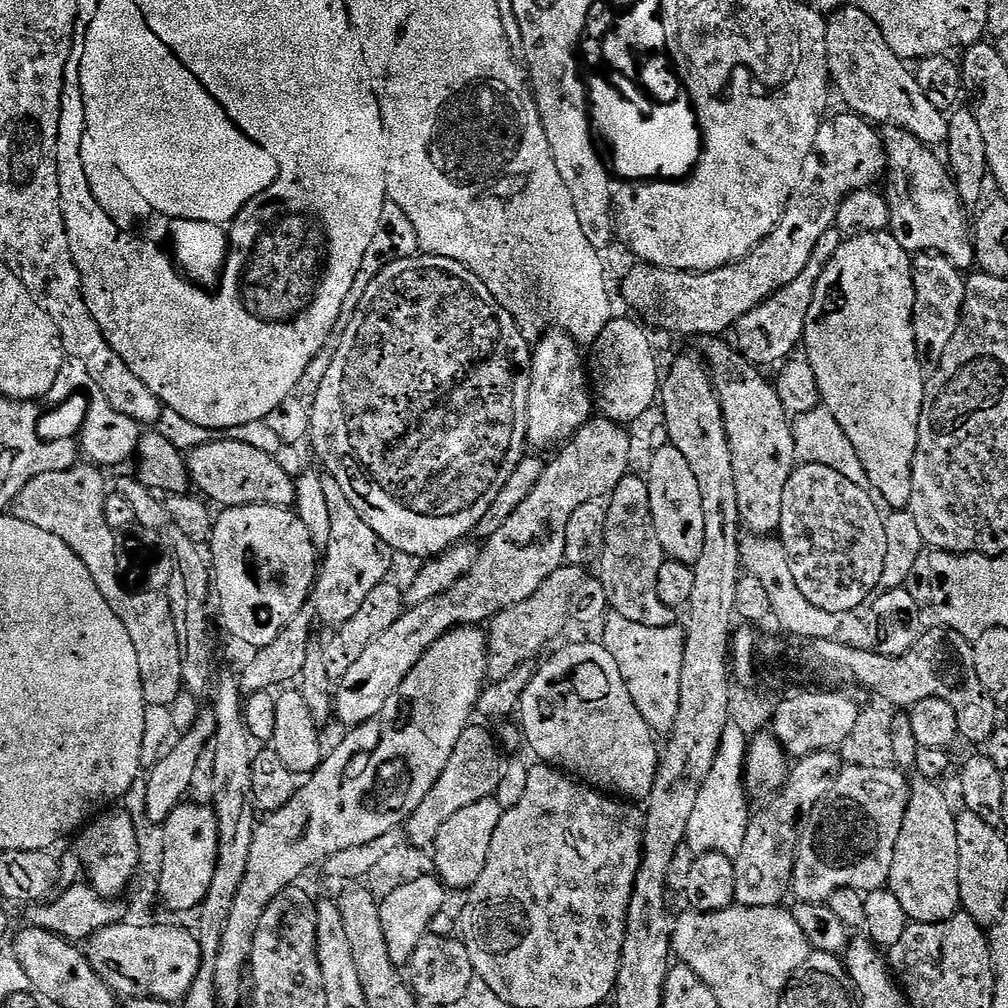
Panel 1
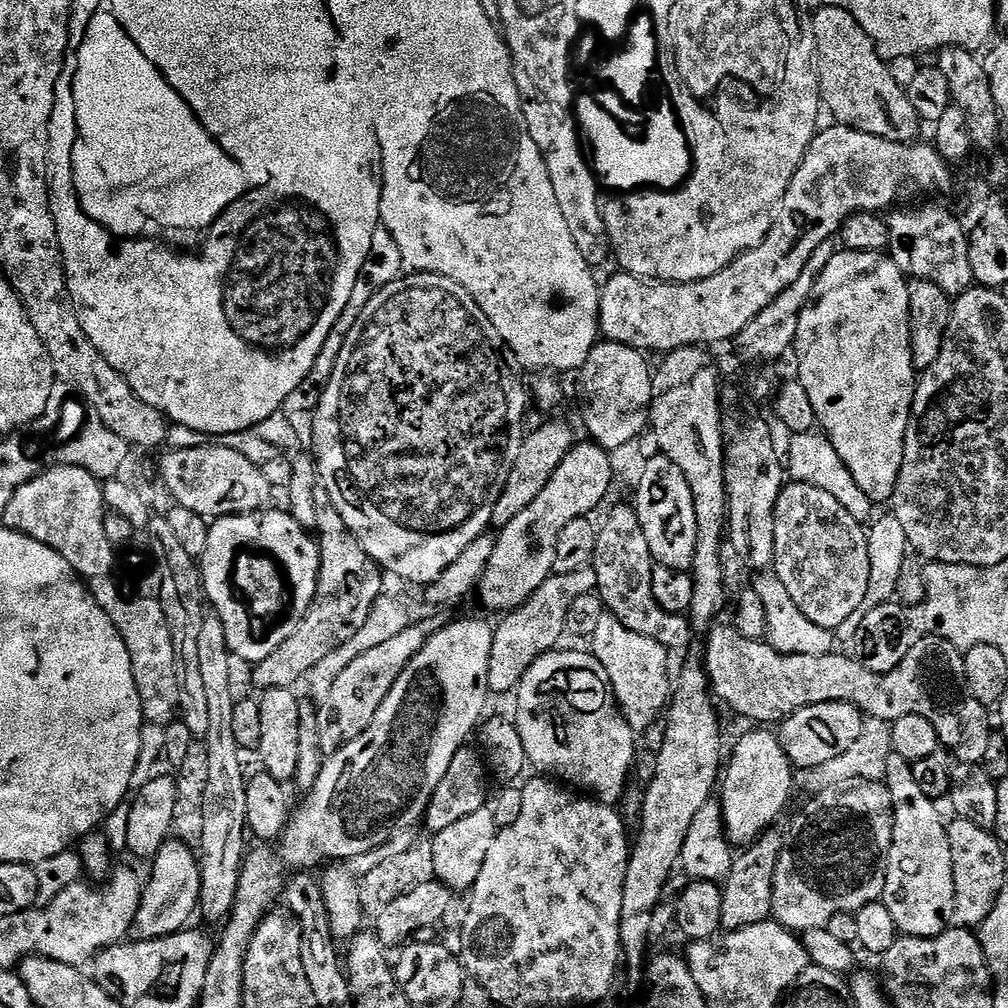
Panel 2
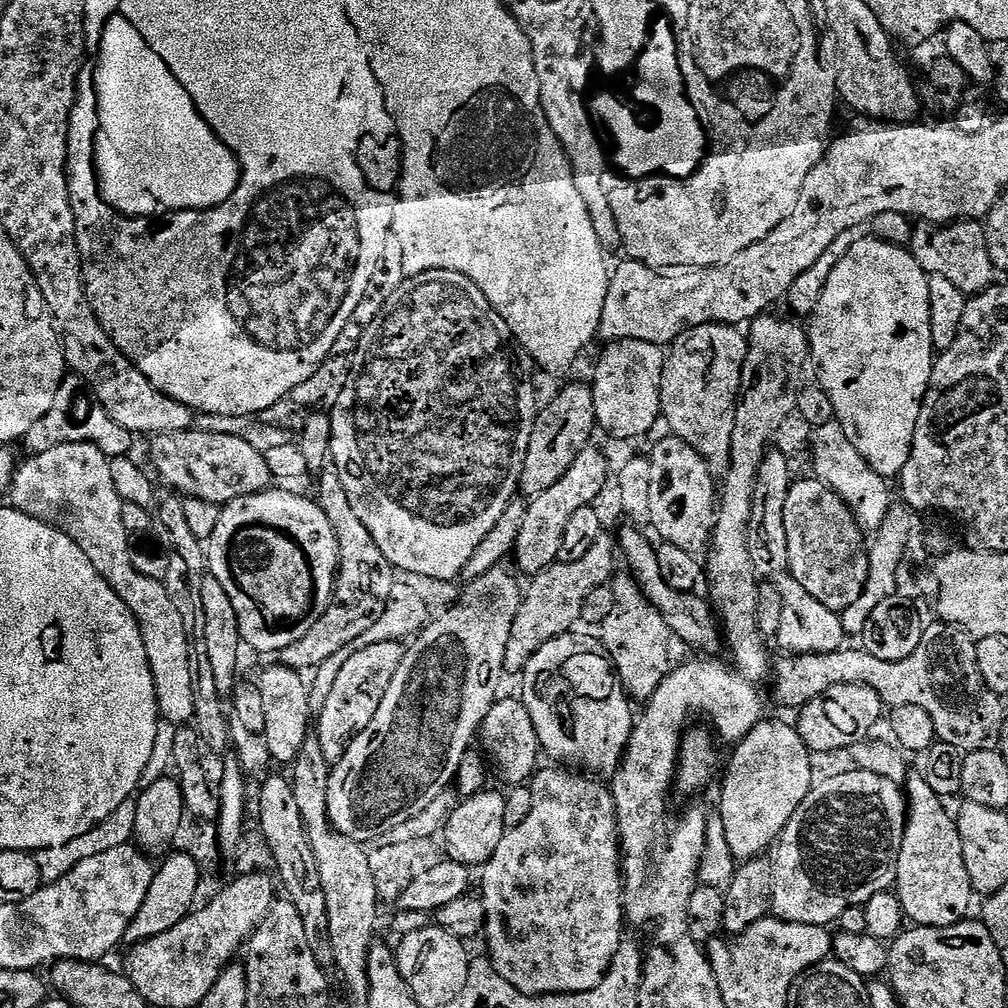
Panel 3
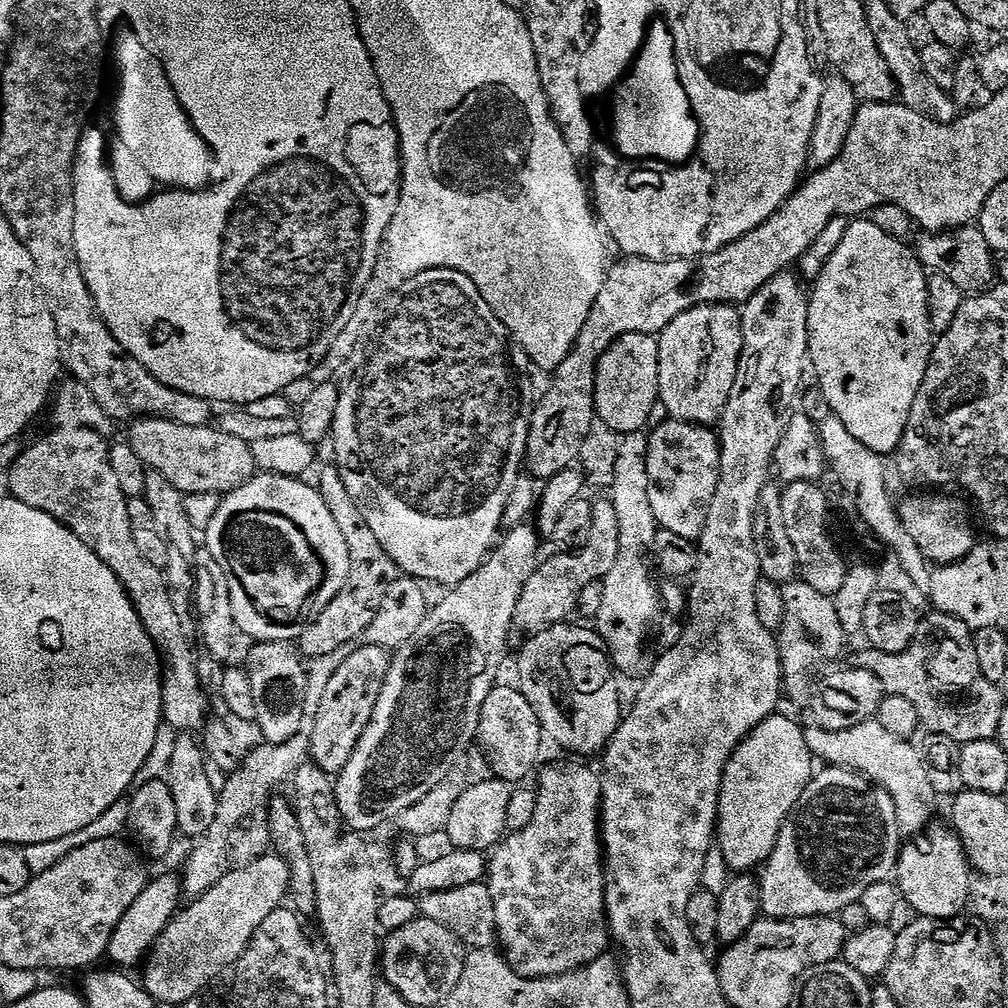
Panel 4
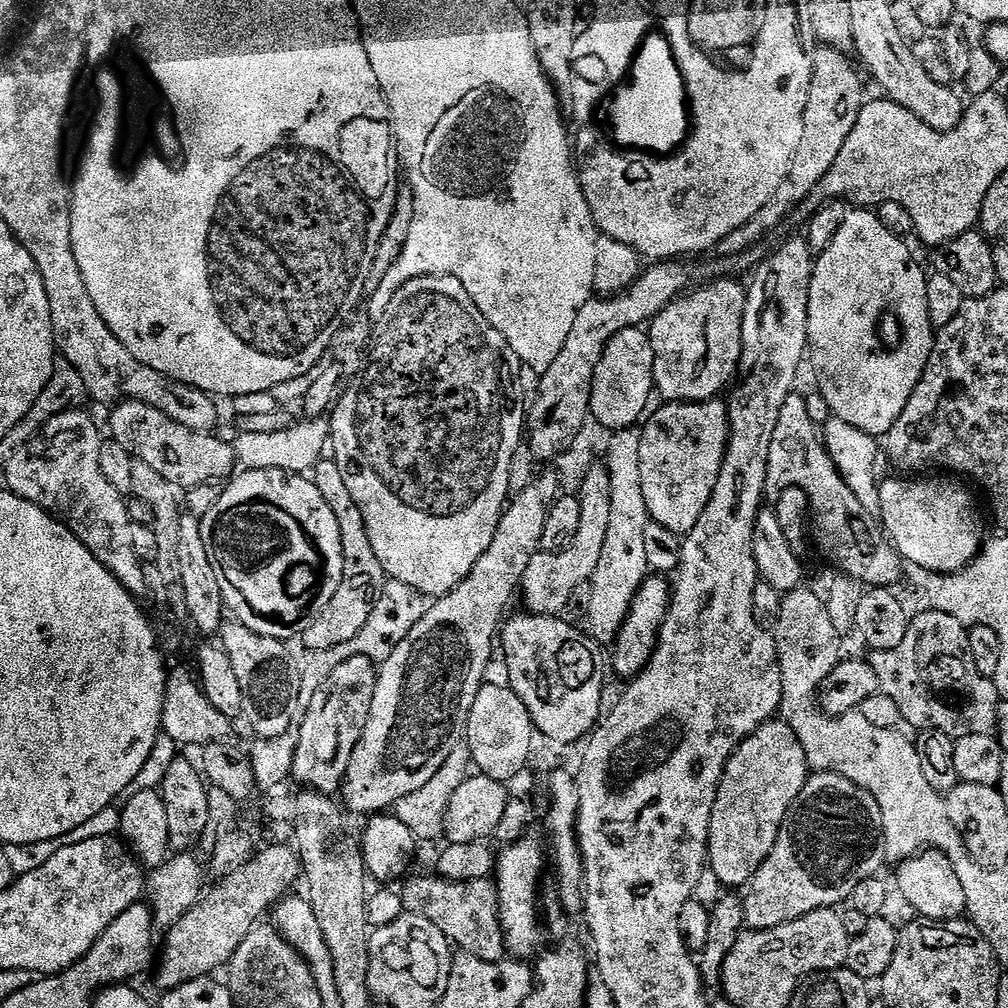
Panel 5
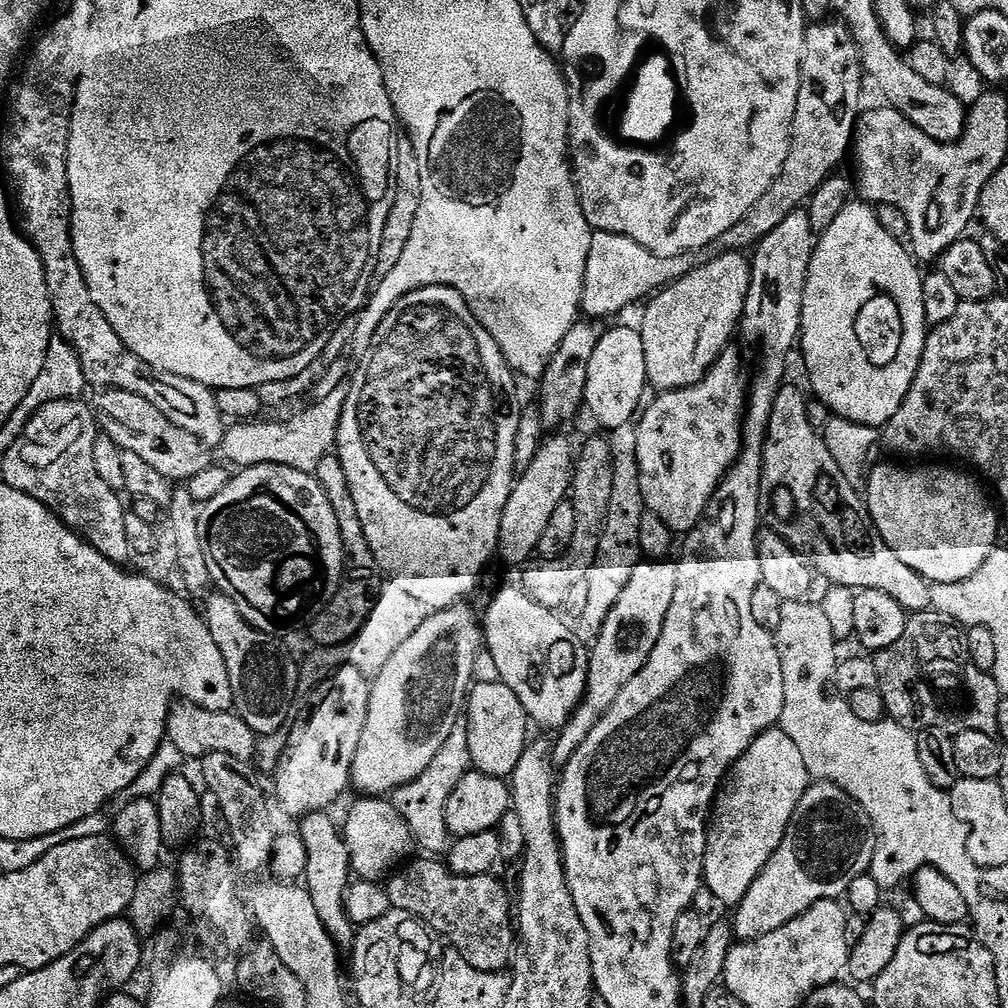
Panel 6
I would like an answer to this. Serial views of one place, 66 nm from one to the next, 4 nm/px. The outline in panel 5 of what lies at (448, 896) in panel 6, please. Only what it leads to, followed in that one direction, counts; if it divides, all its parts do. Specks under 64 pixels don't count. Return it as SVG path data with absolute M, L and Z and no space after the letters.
M412 874L403 881L403 884L404 888L401 887L399 893L405 909L409 913L429 919L459 951L469 952L474 958L482 958L486 962L495 964L505 959L506 947L504 930L500 921L500 898L496 893L496 885L491 879L452 881L444 879L439 874L432 874L432 876L413 876Z

